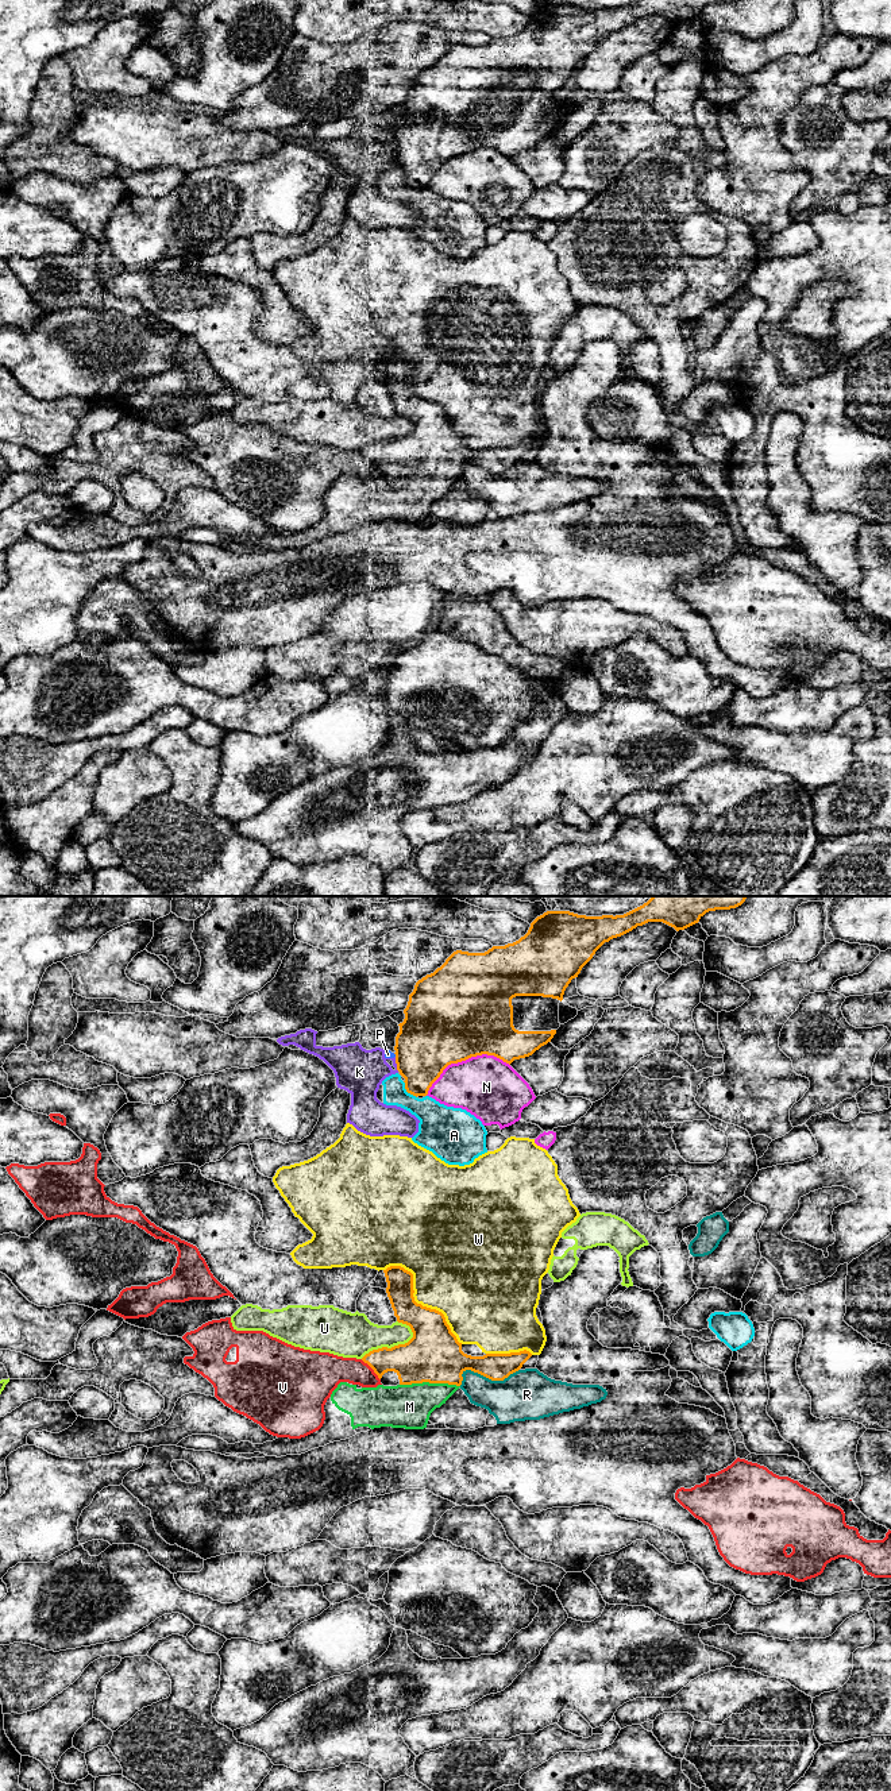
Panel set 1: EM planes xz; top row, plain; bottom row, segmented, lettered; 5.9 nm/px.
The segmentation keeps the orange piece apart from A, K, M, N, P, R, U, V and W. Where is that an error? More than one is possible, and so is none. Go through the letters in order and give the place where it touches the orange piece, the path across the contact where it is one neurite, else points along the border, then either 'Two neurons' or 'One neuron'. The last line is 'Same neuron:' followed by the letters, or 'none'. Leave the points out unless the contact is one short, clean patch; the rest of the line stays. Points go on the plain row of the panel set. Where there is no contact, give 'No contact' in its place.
A: Touches orange at xz (407, 184). Two neurons
K: Touches orange at xz (396, 155). Boundary: xz (394, 150), (398, 163). Two neurons
M: Touches orange at xz (429, 475). Path across: xz (434, 447), (429, 459), (429, 475), (409, 500). One neuron
N: Touches orange at xz (463, 153). Two neurons
P: Touches orange at xz (394, 146). Two neurons
R: Touches orange at xz (485, 469). Two neurons
U: Touches orange at xz (392, 440). Two neurons
V: Touches orange at xz (371, 460). Two neurons
W: Touches orange at xz (416, 396). Two neurons
Same neuron: M

